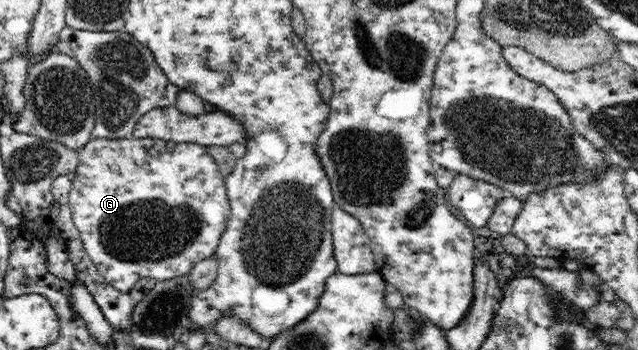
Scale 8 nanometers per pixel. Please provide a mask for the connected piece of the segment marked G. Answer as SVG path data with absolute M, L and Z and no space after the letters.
M108 137L91 138L85 147L78 152L78 164L75 171L70 176L72 179L71 190L69 191L68 203L72 212L72 219L80 232L85 250L90 259L95 263L97 270L103 275L103 278L118 291L129 292L139 281L144 278L150 278L155 281L171 280L180 278L191 272L193 266L212 254L216 254L221 235L227 228L230 215L230 202L226 193L226 182L224 174L221 174L220 166L216 160L209 155L208 148L195 141L185 141L173 143L159 139L142 138L115 138Z

